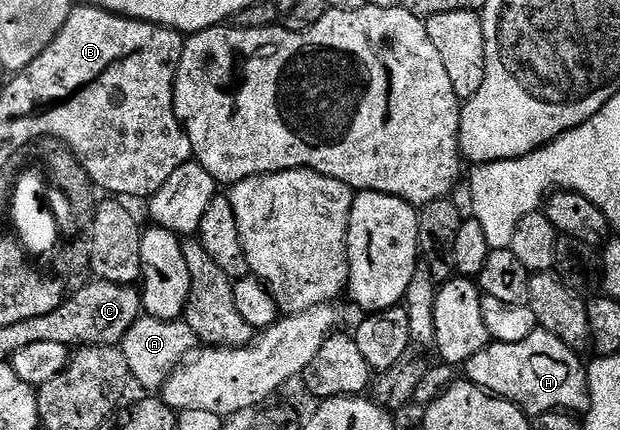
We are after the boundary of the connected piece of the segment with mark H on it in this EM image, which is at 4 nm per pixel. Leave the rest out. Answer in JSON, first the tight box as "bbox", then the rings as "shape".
{"bbox":[463,330,589,414],"shape":[[[538,330],[527,334],[523,342],[491,342],[464,364],[463,376],[492,396],[510,400],[526,414],[558,410],[581,414],[589,407],[589,373],[577,356],[580,355],[555,338],[555,334]]]}

